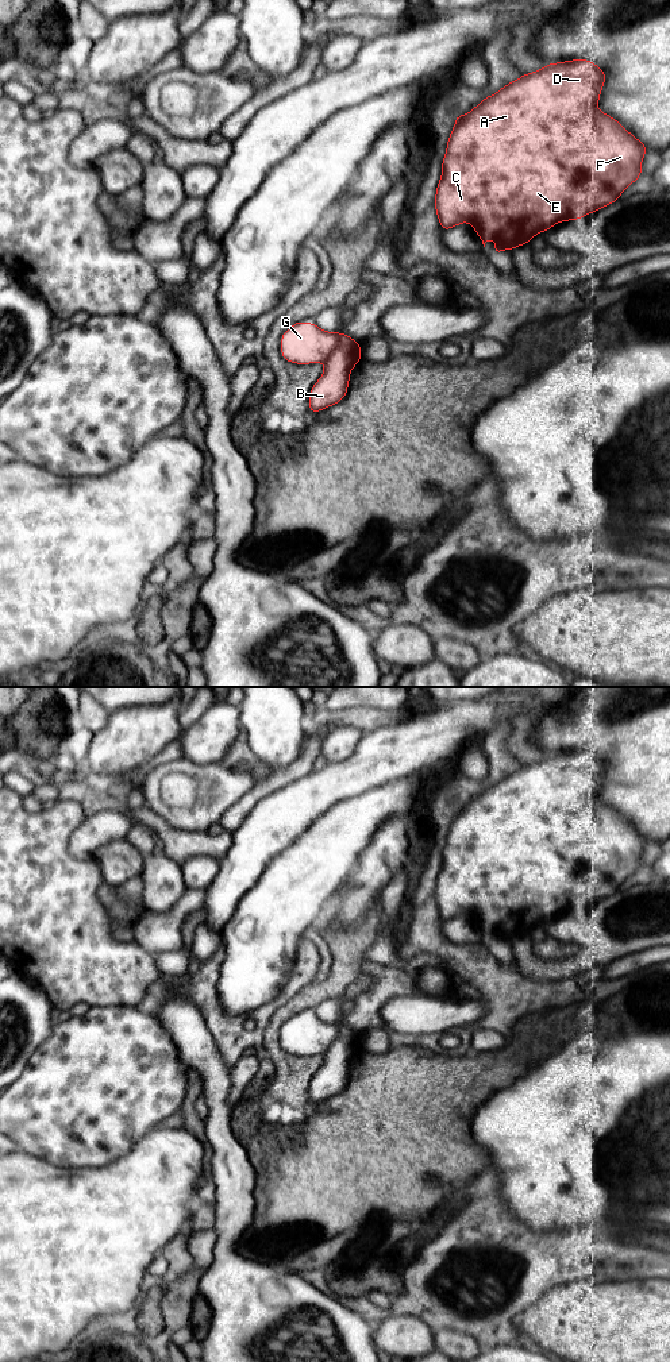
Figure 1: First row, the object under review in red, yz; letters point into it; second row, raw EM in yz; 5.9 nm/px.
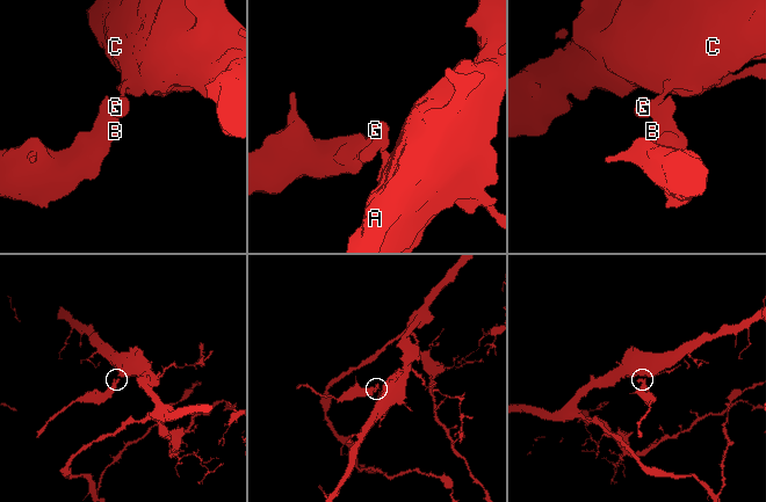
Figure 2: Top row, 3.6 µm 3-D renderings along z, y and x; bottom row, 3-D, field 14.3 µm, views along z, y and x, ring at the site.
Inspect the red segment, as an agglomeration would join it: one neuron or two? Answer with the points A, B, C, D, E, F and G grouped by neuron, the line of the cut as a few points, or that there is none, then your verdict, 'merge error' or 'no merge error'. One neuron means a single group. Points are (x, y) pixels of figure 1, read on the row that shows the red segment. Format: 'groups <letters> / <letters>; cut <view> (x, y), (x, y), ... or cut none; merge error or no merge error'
groups A C D E F G / B; cut yz (339, 332), (337, 347), (323, 362); merge error

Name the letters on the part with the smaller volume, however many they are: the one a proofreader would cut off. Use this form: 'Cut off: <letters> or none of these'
Cut off: B

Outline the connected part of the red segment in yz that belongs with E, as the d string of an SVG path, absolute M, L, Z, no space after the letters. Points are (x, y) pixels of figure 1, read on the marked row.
M571 59L557 63L547 63L544 67L523 74L520 78L507 84L492 96L486 96L466 115L455 116L455 124L447 140L446 154L442 162L442 177L436 185L434 200L435 211L443 231L457 227L462 223L470 223L478 234L484 247L489 240L496 240L497 246L492 251L498 255L502 250L513 250L530 243L531 239L548 231L558 223L579 220L585 215L600 211L620 198L621 193L634 184L642 174L642 161L648 148L631 132L628 132L616 119L601 112L597 108L600 94L607 76L596 63L589 59Z

